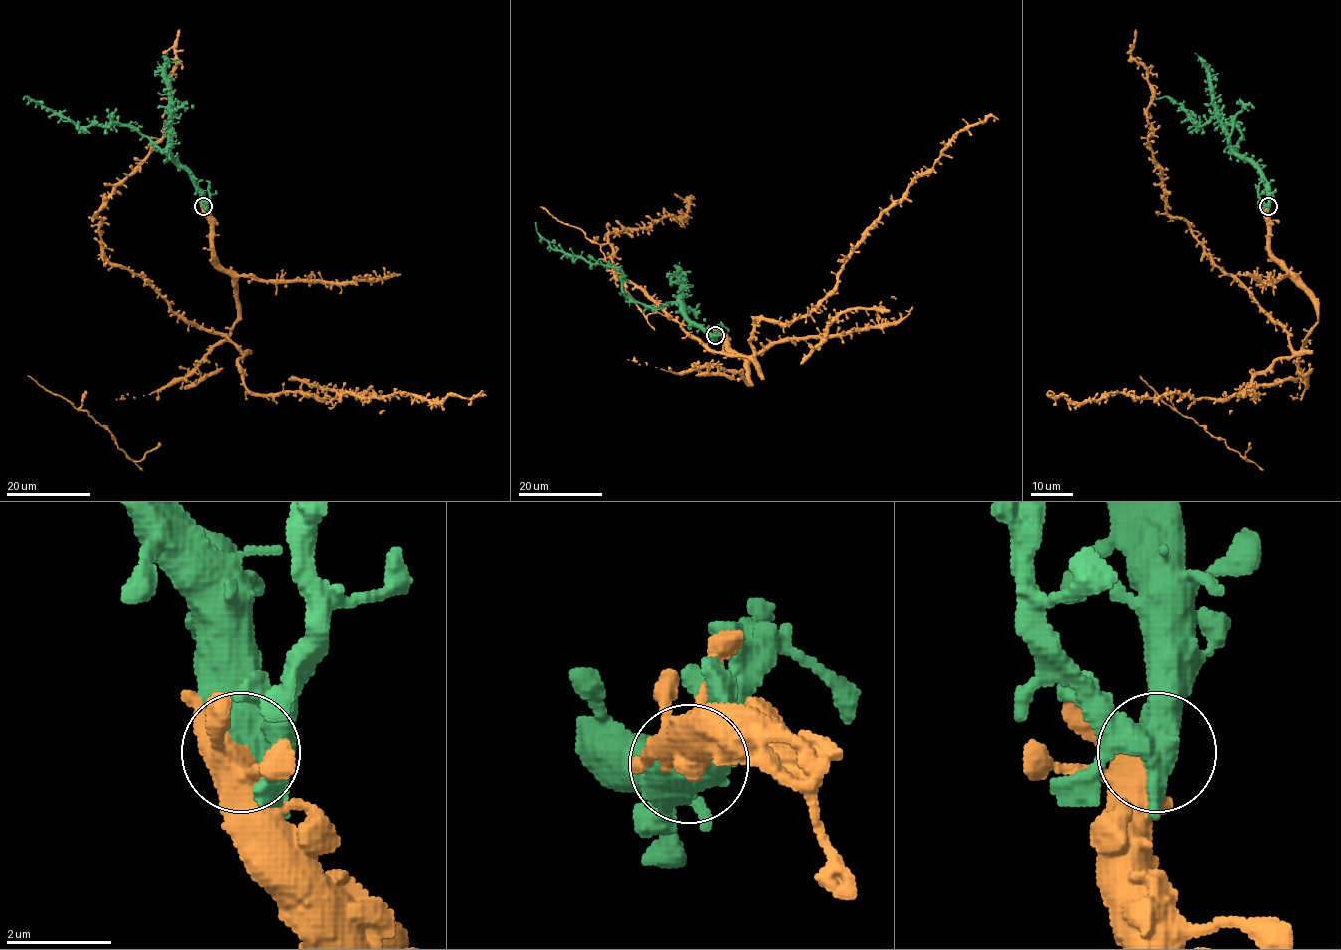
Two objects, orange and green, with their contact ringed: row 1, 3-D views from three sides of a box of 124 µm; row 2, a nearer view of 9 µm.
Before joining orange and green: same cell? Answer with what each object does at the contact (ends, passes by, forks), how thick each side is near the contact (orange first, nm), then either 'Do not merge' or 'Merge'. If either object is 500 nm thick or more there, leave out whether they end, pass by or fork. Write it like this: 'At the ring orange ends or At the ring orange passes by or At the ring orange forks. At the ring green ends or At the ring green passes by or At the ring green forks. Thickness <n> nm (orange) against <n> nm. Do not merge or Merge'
At the ring orange forks. At the ring green forks. Thickness 440 nm (orange) against 480 nm. Merge

